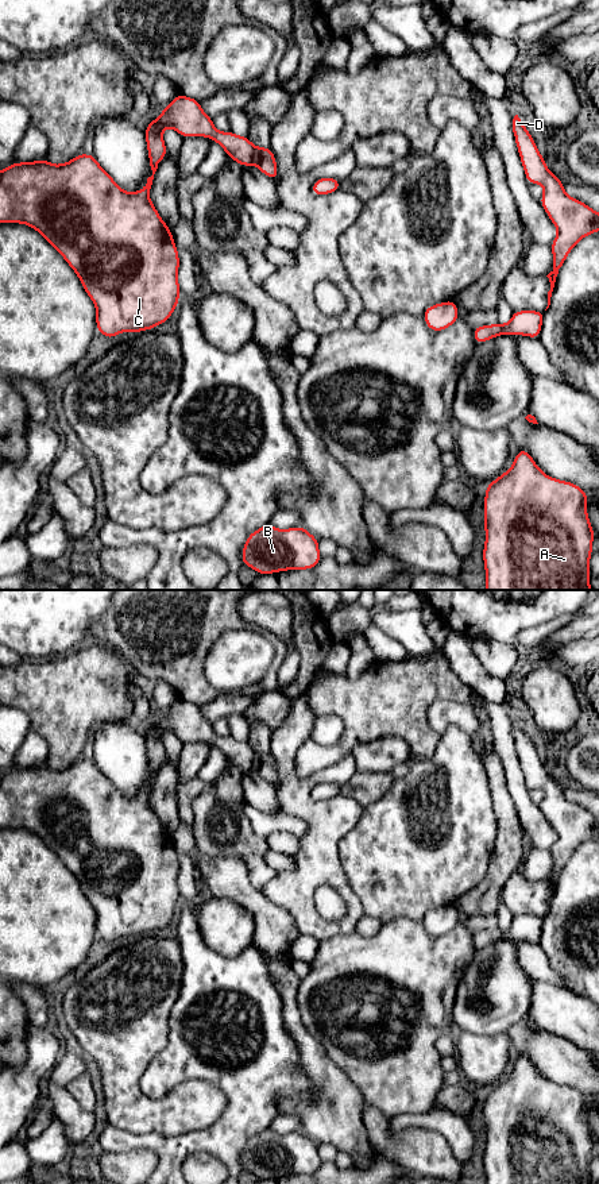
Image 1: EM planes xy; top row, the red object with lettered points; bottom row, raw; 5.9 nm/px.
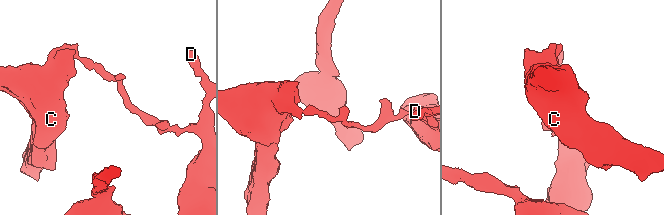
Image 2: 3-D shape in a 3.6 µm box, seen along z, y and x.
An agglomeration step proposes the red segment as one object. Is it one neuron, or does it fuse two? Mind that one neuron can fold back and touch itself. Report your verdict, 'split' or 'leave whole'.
split

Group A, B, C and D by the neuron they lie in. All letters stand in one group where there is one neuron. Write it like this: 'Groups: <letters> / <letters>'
Groups: A B D / C

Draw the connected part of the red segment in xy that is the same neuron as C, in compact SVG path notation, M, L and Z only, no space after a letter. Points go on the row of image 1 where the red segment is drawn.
M178 93L144 130L152 176L139 192L124 192L93 154L81 153L62 165L47 159L15 161L0 170L0 224L32 227L63 257L96 306L97 332L108 339L125 331L154 329L166 323L179 304L178 248L148 196L158 165L167 154L162 136L166 127L182 138L206 136L217 142L243 169L254 163L256 147L248 136L217 131L198 100Z

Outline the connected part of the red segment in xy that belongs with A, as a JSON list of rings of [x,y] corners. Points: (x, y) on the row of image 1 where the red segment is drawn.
[[[518,448],[511,468],[486,485],[486,590],[592,590],[590,558],[595,533],[587,504],[583,489],[546,475],[525,448]]]

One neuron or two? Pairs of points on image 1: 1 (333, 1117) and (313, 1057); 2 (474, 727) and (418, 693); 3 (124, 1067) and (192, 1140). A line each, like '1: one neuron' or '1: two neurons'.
1: one neuron
2: two neurons
3: two neurons

